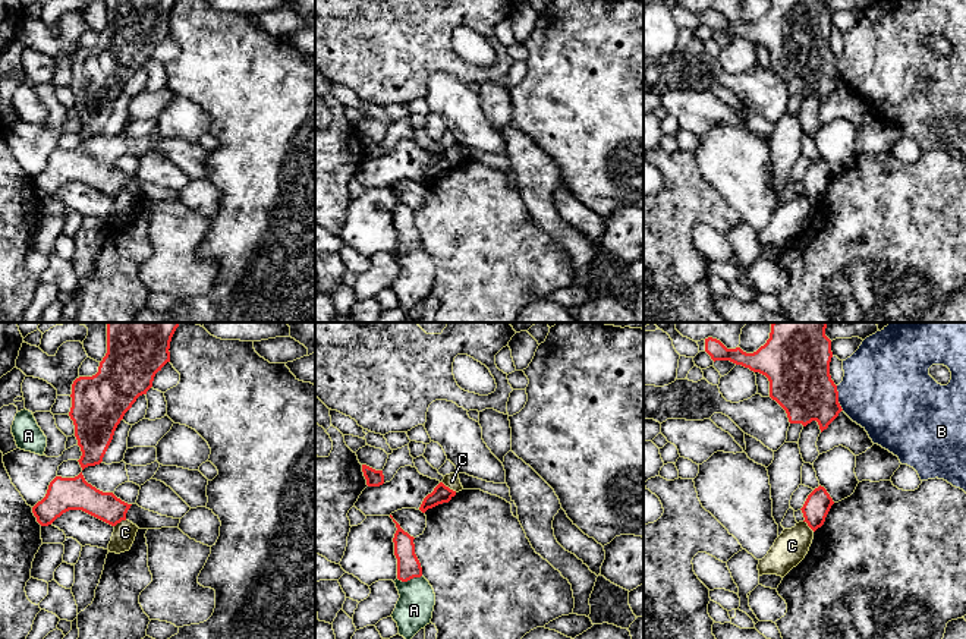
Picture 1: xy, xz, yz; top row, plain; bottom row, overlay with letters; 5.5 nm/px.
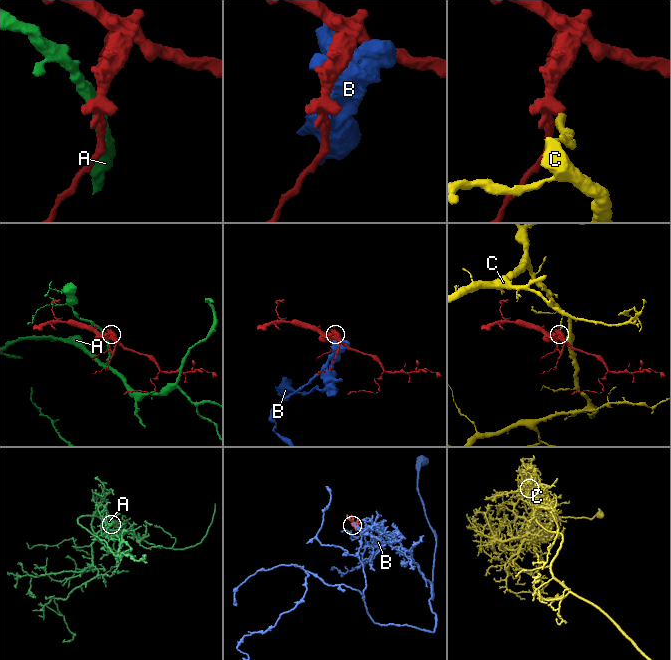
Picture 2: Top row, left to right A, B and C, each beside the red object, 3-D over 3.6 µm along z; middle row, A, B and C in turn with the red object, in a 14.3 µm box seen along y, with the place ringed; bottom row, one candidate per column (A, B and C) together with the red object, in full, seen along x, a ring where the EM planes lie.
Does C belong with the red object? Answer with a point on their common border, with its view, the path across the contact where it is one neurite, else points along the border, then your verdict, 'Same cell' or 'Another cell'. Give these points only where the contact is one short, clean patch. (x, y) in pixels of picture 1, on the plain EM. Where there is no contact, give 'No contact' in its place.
Touches red at xz (447, 159). Boundary: xz (441, 154), (456, 163). Another cell

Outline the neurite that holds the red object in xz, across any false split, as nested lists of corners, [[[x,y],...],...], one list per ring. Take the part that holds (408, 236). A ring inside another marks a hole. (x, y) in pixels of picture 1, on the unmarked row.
[[[393,191],[396,195],[396,205],[393,210],[394,214],[394,227],[397,230],[397,251],[402,254],[408,254],[413,249],[422,248],[421,234],[415,226],[415,215],[413,208],[405,204],[400,196]]]

